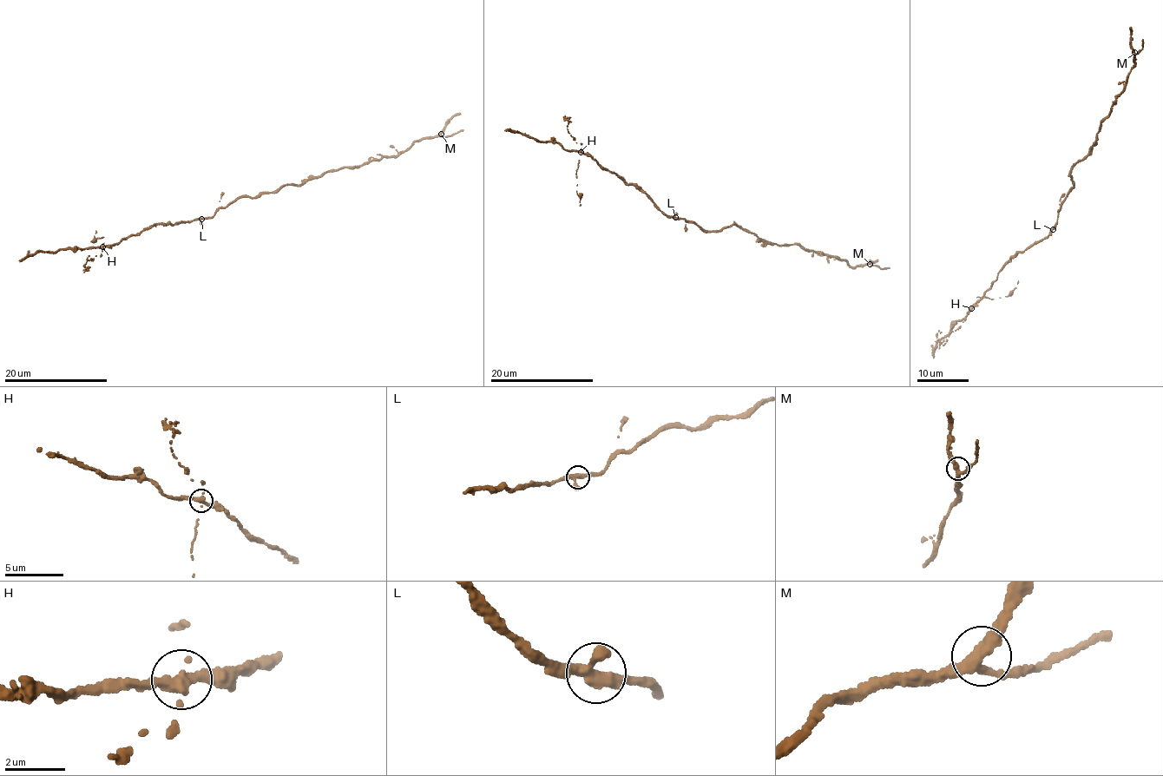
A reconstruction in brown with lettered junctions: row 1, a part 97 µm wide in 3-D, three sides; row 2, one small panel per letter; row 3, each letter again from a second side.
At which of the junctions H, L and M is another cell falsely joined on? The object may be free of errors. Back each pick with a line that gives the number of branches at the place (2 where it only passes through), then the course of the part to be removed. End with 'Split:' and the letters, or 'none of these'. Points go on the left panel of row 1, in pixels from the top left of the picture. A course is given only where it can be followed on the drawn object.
H: 3 branches meet; foreign part runs (101, 246), (101, 254), (87, 261), (86, 269), (86, 260), (89, 255), (91, 259)
Split: H

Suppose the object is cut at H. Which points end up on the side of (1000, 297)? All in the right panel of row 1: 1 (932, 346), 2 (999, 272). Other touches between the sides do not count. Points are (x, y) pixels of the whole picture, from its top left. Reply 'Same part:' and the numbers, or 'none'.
Same part: none

